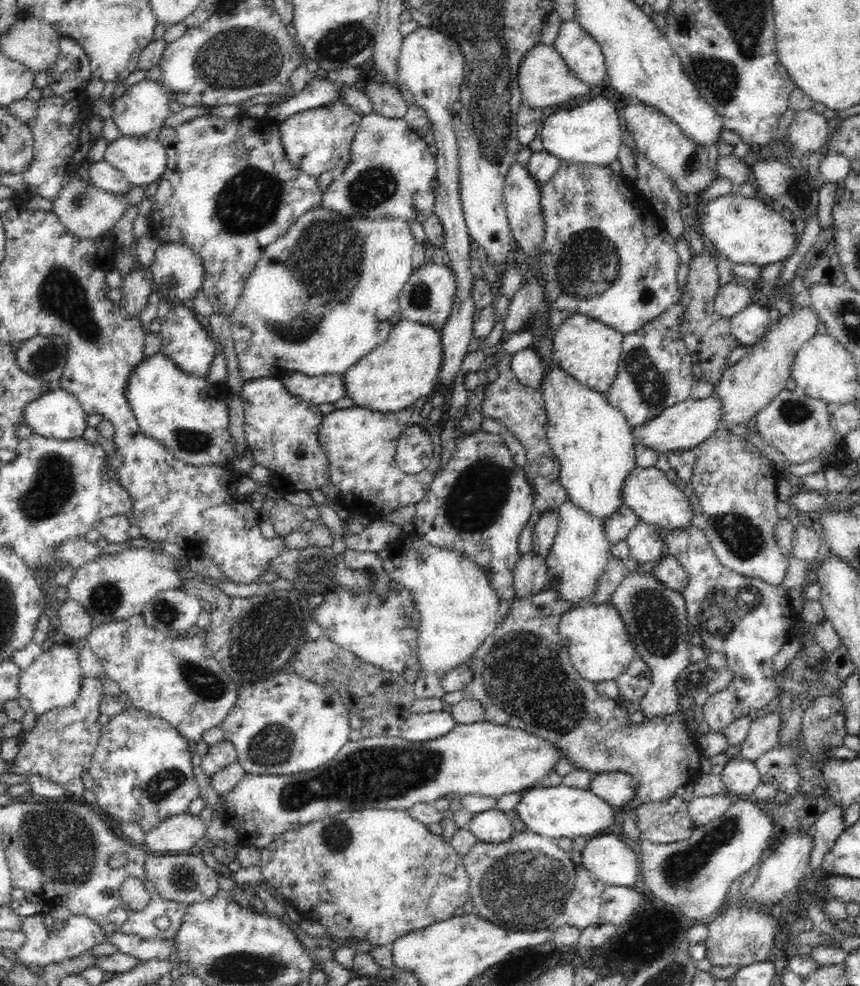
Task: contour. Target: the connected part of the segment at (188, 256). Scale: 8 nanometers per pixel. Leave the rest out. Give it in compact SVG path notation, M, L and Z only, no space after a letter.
M161 243L149 268L169 300L193 300L204 282L202 257L187 244Z

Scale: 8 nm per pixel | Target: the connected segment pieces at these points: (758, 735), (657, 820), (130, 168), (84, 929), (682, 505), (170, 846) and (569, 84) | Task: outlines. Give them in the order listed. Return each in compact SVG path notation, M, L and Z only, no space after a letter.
M782 713L766 714L751 723L749 731L741 742L739 756L744 760L754 762L764 752L774 748L779 742L779 732L782 727Z
M678 797L649 803L635 802L636 825L640 835L654 844L686 840L695 827L688 804Z
M122 135L107 144L104 161L122 173L133 187L146 187L162 178L167 156L166 147L155 135Z
M37 914L23 917L22 931L26 935L24 944L14 951L16 962L22 966L28 967L29 964L44 967L47 964L56 964L56 962L64 962L68 959L75 959L84 953L88 953L92 946L102 942L108 942L108 933L104 932L98 923L94 923L87 916L68 917L65 926L55 935L49 932L44 924L44 914Z
M636 465L626 477L621 495L622 502L634 511L640 521L651 526L659 524L662 532L668 529L692 527L690 521L693 517L693 511L688 498L684 496L682 486L668 480L665 471L655 466L642 468Z
M186 812L165 818L150 828L145 833L144 843L152 852L182 854L186 850L194 851L196 842L206 837L207 830L208 823L200 815Z
M543 43L537 44L535 47L530 48L528 52L526 52L525 56L522 57L519 69L518 69L518 84L521 88L521 102L530 108L550 108L551 106L556 106L556 104L564 104L564 102L568 102L568 100L572 100L572 98L578 98L578 96L584 96L584 94L590 94L590 86L598 86L598 85L590 85L584 84L581 80L578 80L575 77L575 74L571 72L571 70L566 66L565 60L562 58L562 55L553 47L553 45L545 45Z

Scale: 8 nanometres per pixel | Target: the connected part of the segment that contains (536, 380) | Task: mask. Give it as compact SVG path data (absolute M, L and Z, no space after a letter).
M528 347L514 353L508 359L512 372L522 384L540 390L543 376L549 369L545 358L542 358L534 348Z

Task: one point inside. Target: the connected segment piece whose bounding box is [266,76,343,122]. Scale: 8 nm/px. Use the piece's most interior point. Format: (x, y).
(318, 92)

